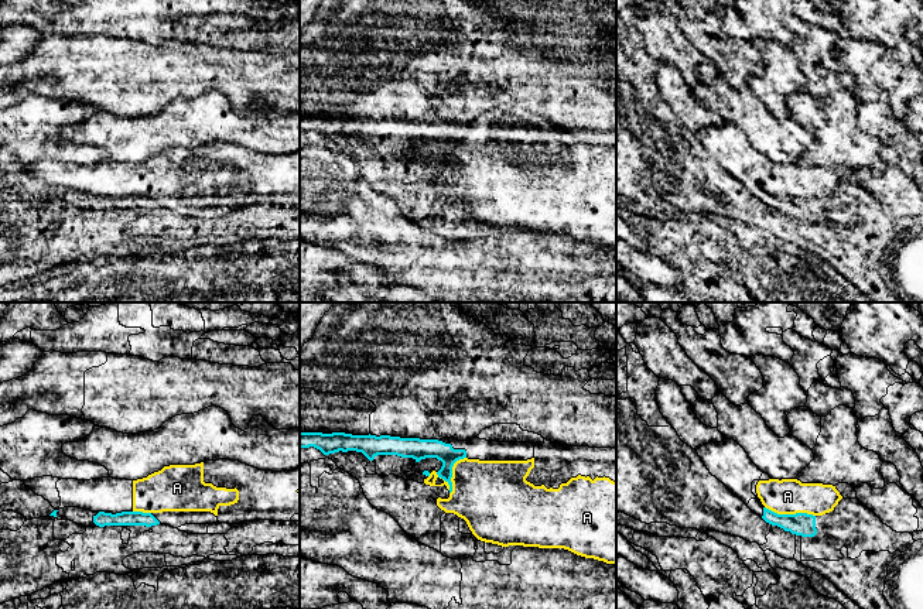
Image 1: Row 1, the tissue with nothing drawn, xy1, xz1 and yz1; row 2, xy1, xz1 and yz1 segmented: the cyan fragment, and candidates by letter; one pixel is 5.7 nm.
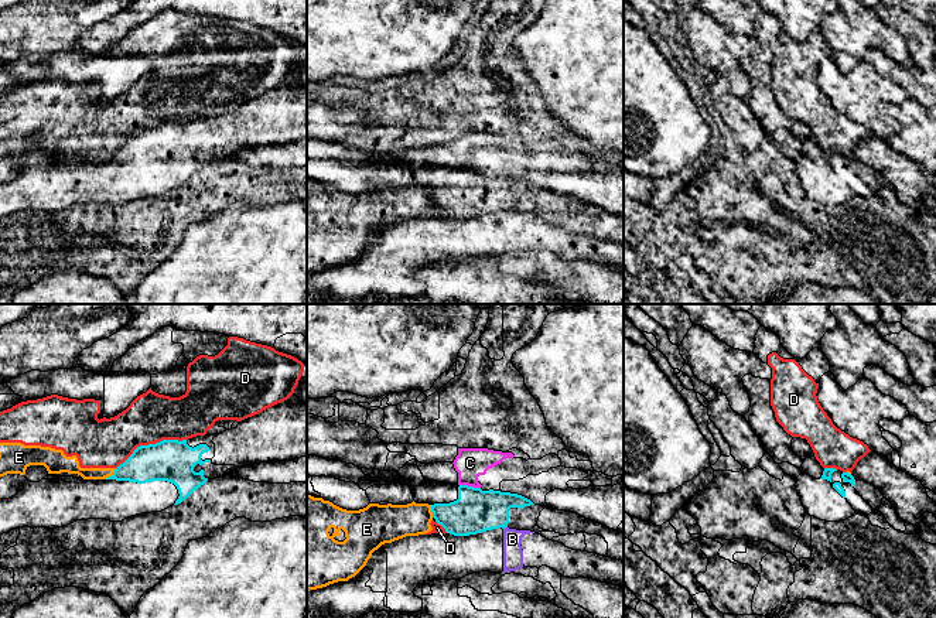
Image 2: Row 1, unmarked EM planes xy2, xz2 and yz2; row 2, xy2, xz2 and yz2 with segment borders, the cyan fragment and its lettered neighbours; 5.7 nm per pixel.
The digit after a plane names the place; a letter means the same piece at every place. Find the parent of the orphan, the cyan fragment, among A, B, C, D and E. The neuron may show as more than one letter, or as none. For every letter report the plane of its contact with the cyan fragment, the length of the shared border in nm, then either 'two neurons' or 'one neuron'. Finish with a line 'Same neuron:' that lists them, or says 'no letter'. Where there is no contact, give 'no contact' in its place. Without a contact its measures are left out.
A: xz1 | 240 nm | two neurons
B: xz2 | 30 nm | two neurons
C: xz2 | 120 nm | two neurons
D: xy2 | 440 nm | two neurons
E: xy2 | 100 nm | two neurons
Same neuron: no letter

